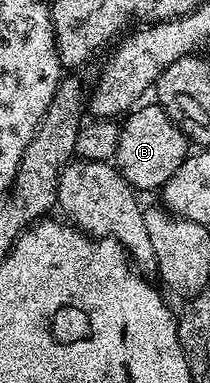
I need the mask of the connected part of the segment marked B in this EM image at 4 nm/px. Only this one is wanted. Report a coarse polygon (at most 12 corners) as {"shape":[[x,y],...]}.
{"shape":[[161,106],[123,119],[114,159],[137,192],[159,191],[190,153]]}

